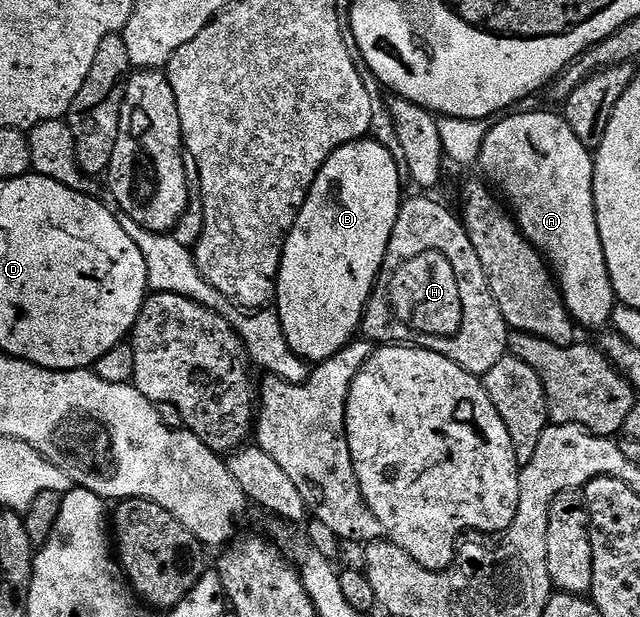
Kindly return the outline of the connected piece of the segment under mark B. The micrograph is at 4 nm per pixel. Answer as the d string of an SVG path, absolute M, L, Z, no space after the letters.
M365 138L350 142L346 146L334 150L334 154L330 154L330 158L326 158L322 170L314 178L312 188L308 192L306 202L302 206L290 234L284 240L284 253L280 259L280 269L276 275L274 307L280 315L282 330L286 334L286 342L290 342L290 350L294 350L294 354L298 354L306 362L319 362L330 358L334 354L338 354L338 350L342 350L347 344L351 344L353 340L357 339L364 323L364 313L368 307L368 299L372 296L376 279L382 270L382 262L386 258L386 250L390 246L390 234L398 222L398 214L402 203L402 195L400 196L400 172L402 174L402 168L399 163L396 165L396 160L392 157L392 152L386 145L379 144L378 141L372 139Z

